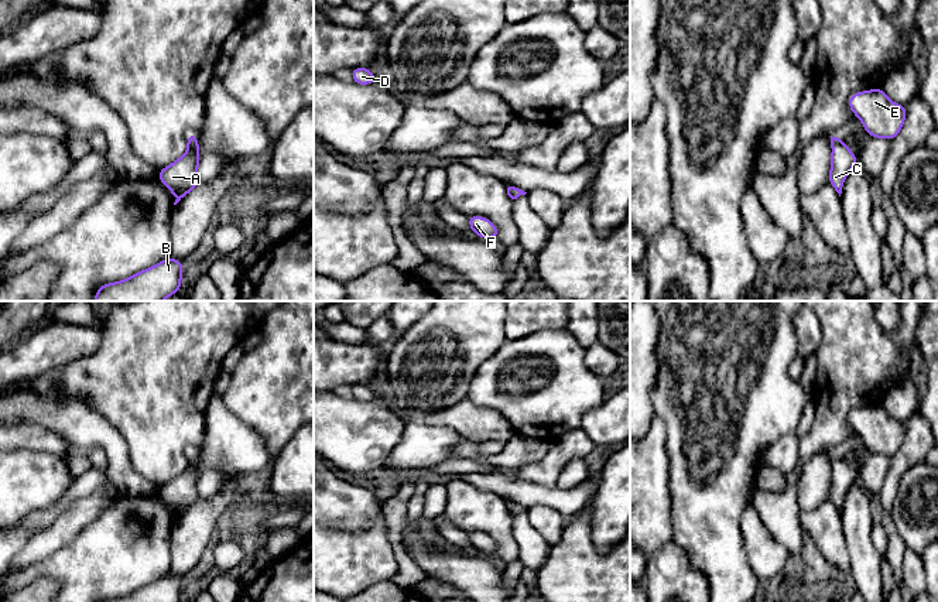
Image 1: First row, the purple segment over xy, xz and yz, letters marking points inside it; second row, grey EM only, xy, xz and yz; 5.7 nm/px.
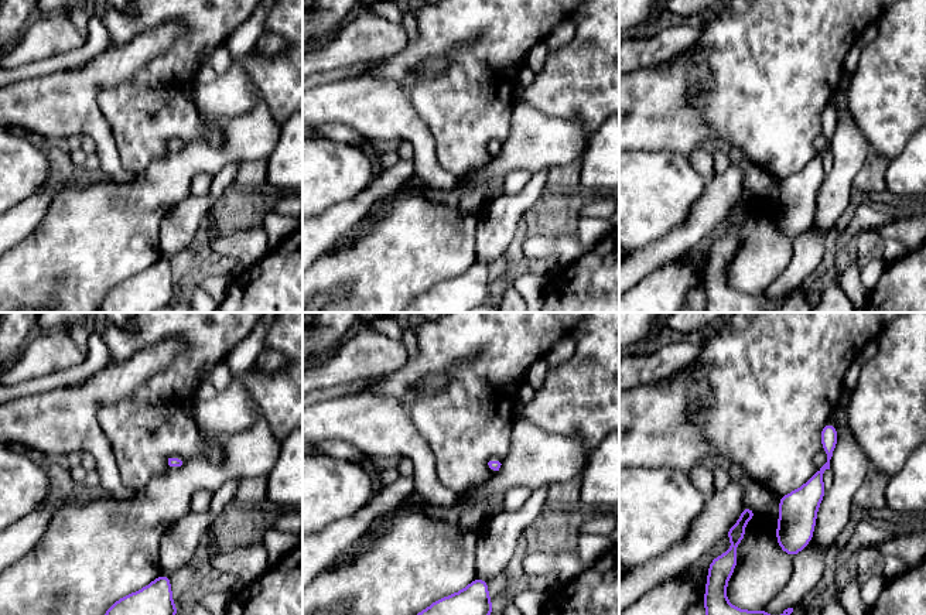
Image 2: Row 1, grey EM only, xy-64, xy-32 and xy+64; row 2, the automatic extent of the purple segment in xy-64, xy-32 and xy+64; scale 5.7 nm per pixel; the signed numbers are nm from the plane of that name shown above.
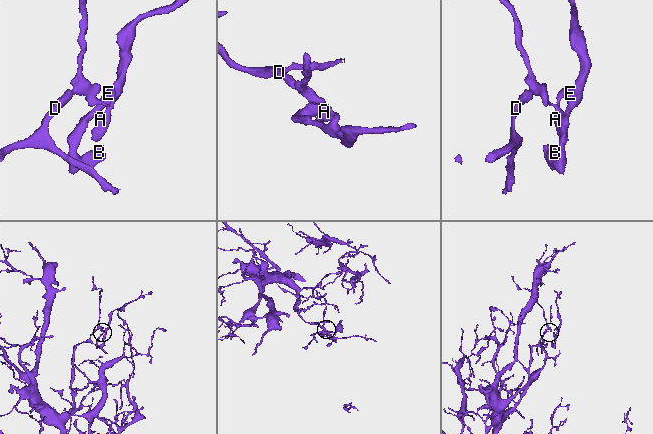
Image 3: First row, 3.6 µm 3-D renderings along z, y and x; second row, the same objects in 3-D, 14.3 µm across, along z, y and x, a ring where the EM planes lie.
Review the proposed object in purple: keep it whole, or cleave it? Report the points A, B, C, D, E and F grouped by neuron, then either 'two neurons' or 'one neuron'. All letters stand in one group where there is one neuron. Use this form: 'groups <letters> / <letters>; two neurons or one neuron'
groups A B C E F / D; two neurons

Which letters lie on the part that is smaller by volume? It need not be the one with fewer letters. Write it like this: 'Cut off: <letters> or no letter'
Cut off: A, B, C, E, F

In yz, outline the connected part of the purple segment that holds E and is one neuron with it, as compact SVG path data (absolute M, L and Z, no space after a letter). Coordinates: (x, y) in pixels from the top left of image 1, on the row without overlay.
M880 404L850 411L848 421L853 431L862 437L866 449L879 455L893 456L900 449L907 432L906 423L891 418Z

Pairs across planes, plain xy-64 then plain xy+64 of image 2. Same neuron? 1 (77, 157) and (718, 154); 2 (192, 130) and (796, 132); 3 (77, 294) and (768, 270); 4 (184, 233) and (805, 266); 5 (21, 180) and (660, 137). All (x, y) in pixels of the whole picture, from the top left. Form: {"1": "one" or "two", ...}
{"1": "two", "2": "one", "3": "one", "4": "one", "5": "two"}

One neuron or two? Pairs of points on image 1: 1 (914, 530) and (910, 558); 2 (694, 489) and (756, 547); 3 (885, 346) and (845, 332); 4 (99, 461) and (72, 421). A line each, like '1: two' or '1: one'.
1: two
2: two
3: one
4: two

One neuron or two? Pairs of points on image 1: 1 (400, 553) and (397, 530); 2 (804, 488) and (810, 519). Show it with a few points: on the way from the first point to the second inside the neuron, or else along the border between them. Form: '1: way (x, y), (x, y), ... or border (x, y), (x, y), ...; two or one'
1: way (399, 547), (397, 536); one
2: border (828, 498), (814, 509), (801, 510); two

